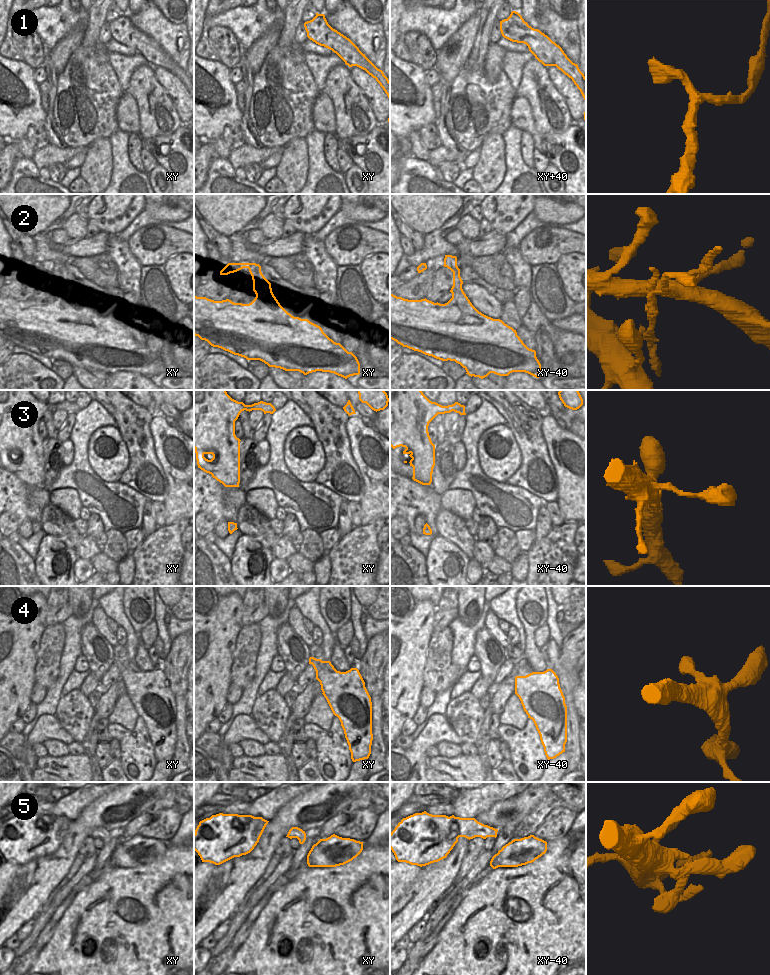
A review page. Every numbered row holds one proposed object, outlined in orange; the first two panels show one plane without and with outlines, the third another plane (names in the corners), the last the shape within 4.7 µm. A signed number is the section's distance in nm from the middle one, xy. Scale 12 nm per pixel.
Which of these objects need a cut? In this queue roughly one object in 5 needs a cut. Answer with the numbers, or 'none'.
2

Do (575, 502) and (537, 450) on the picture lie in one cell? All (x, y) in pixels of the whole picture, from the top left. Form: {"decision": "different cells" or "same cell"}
{"decision": "different cells"}

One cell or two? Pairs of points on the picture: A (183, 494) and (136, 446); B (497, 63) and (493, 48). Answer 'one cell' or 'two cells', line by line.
A: two cells
B: one cell

